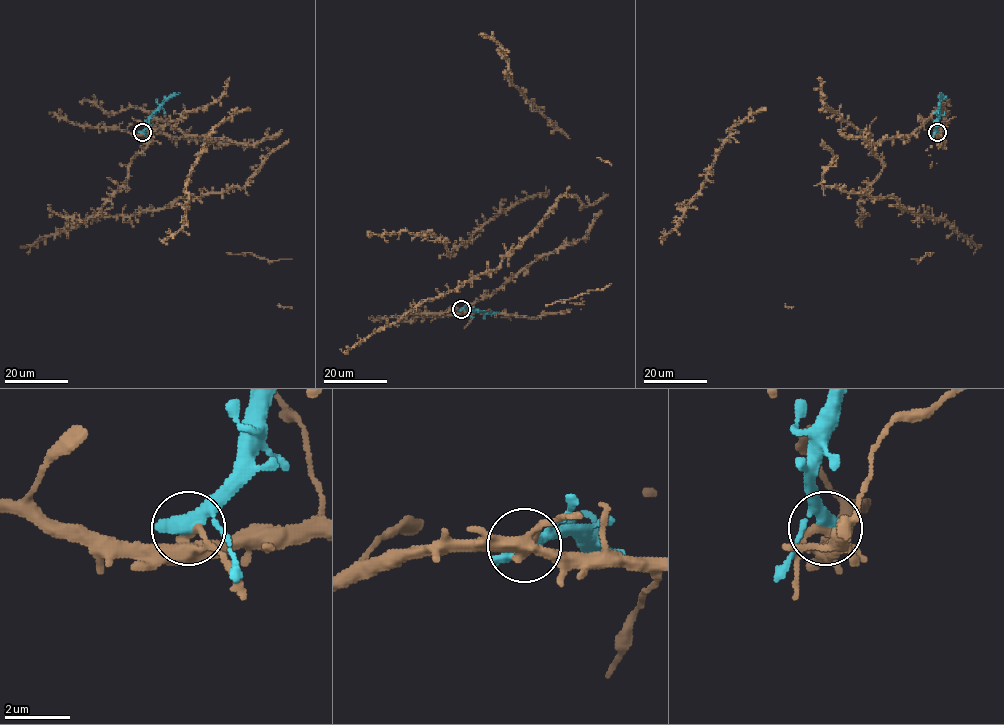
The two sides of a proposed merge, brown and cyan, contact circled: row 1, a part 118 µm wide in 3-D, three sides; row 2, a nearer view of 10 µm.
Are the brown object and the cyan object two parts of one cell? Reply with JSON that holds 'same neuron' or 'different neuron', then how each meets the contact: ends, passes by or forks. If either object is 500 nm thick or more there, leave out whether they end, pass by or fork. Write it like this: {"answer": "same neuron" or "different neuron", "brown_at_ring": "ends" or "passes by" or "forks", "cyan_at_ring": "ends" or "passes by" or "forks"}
{"answer": "different neuron", "brown_at_ring": "forks", "cyan_at_ring": "passes by"}

